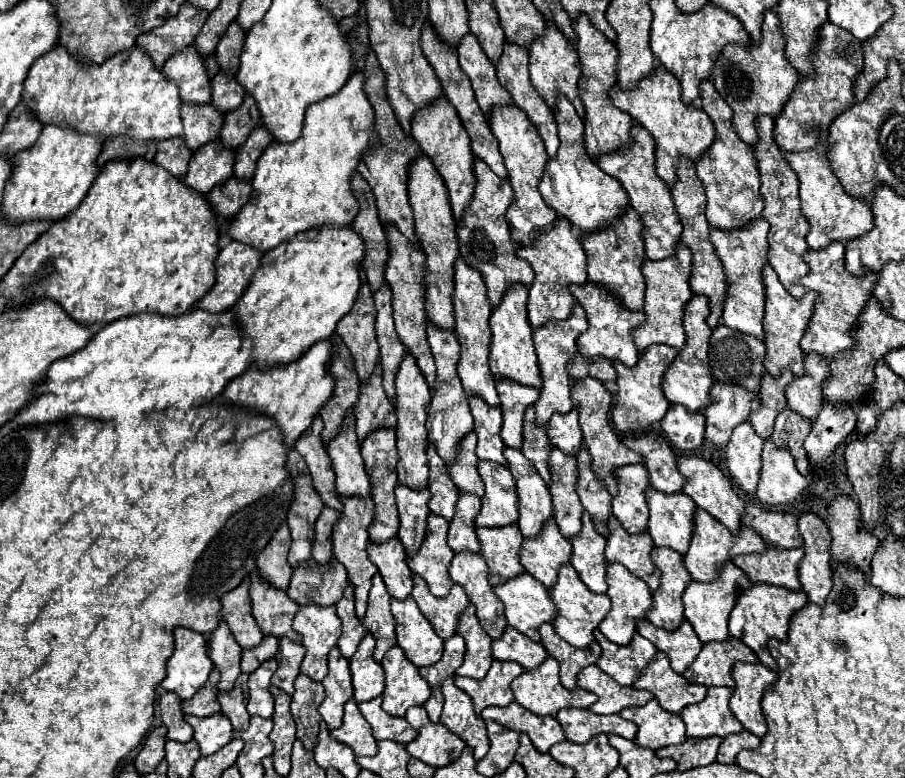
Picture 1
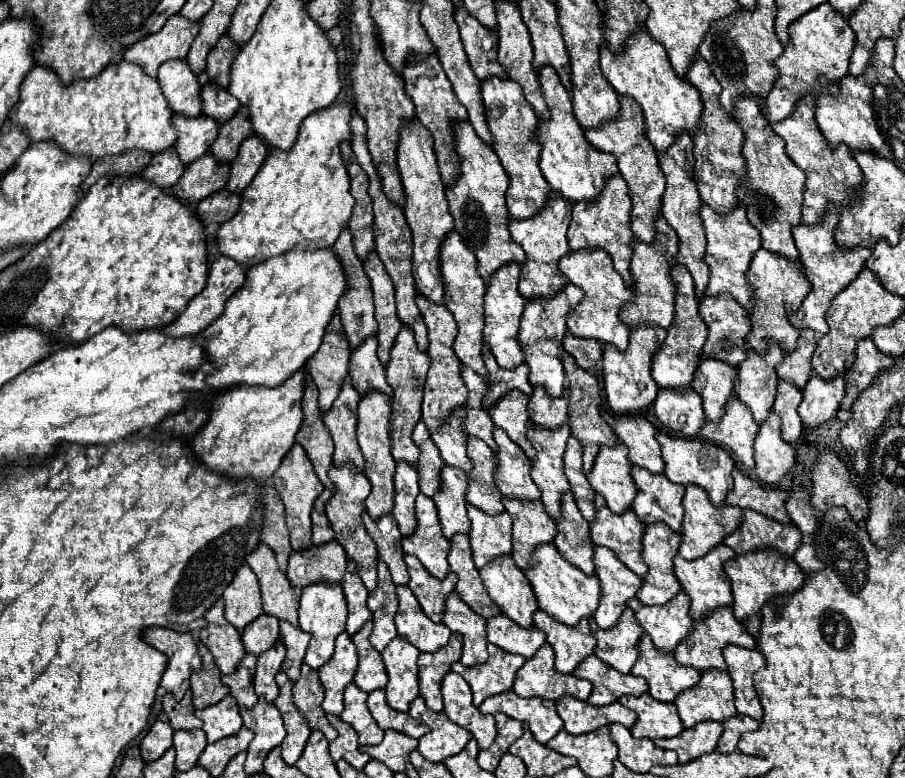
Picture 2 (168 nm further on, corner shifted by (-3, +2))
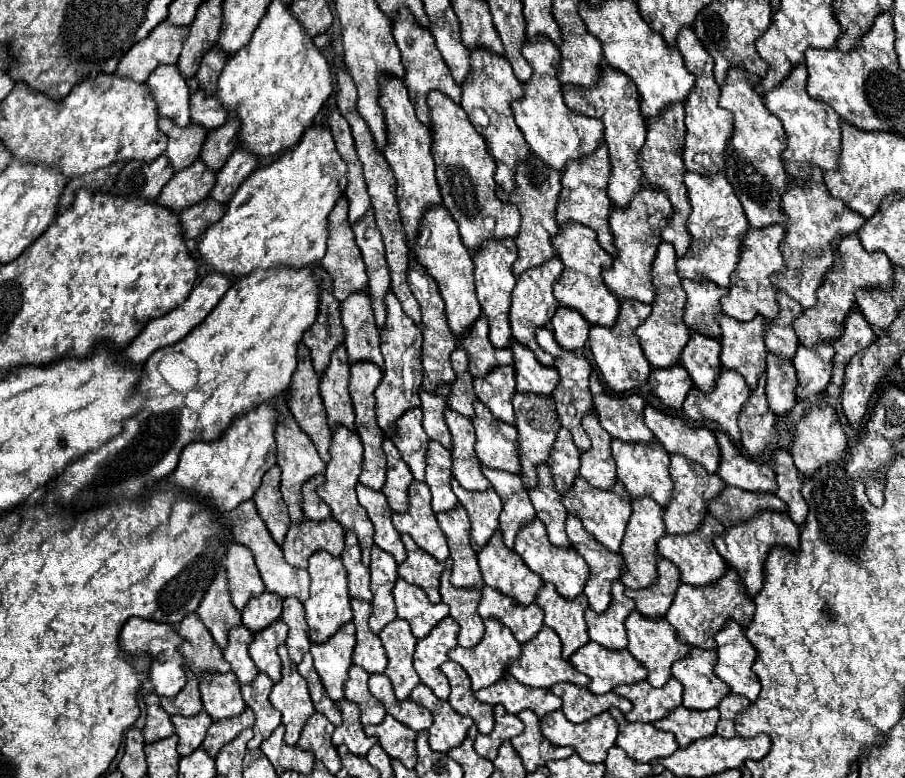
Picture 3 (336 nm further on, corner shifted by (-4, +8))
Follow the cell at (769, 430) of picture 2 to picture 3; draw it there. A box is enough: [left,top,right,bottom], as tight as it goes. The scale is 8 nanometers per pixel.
[739,373,775,459]

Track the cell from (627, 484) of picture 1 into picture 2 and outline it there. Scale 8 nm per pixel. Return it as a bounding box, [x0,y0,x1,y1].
[586,443,634,511]

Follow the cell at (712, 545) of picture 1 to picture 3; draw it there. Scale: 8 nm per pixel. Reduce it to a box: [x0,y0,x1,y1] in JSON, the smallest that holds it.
[663,455,725,535]

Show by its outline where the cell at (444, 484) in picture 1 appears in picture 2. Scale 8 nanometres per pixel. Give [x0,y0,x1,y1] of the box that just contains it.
[412,421,442,497]

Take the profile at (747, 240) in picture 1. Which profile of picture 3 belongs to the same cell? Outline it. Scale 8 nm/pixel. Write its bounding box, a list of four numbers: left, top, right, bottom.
[677,171,749,287]

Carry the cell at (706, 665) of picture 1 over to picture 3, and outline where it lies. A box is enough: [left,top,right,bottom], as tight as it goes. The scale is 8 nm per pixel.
[665,569,755,649]

